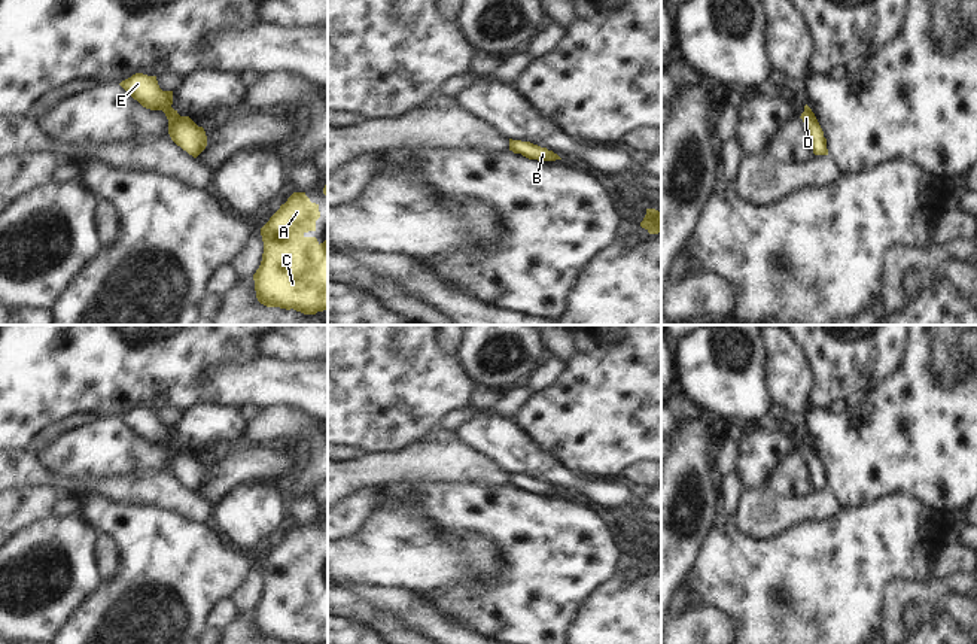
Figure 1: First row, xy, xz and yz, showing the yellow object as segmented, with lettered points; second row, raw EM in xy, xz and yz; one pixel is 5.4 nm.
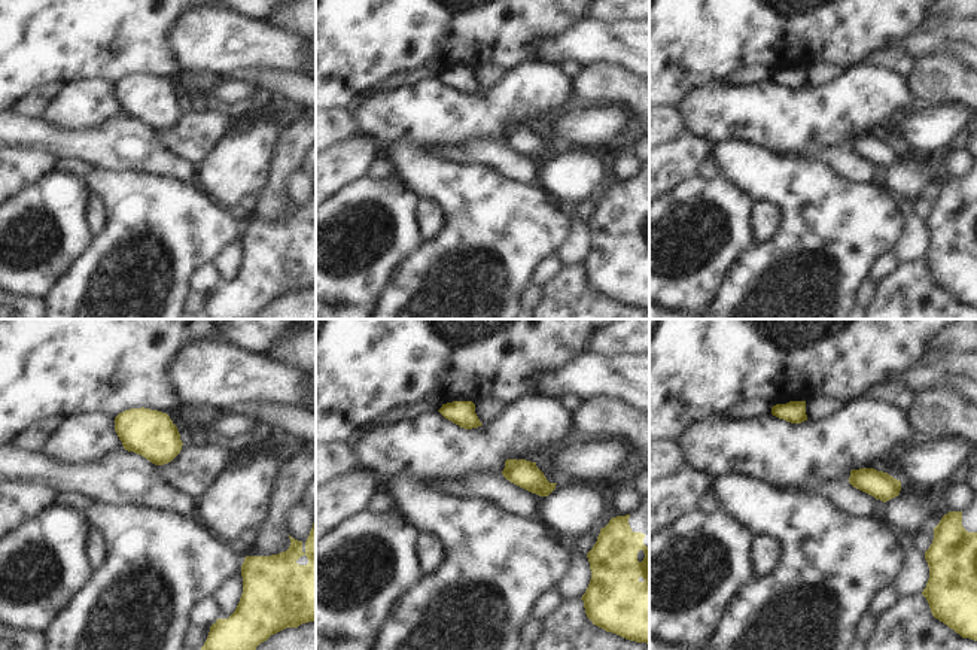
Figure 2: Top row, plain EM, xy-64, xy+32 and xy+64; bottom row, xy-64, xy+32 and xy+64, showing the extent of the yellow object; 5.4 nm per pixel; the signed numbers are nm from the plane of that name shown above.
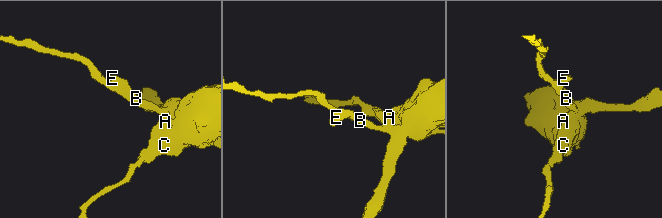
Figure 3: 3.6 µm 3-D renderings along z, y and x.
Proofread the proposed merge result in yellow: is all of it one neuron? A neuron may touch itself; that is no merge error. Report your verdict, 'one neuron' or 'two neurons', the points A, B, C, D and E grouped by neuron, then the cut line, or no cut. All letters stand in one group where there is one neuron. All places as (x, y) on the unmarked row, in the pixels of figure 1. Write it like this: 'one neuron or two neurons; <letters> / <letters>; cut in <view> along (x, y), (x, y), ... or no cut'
one neuron; A B C D E; no cut

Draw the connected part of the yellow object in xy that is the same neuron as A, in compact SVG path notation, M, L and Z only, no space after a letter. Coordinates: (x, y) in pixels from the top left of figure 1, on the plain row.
M293 526L261 562L262 595L253 608L256 632L286 644L328 643L328 569L323 577L305 571L316 565L319 538Z

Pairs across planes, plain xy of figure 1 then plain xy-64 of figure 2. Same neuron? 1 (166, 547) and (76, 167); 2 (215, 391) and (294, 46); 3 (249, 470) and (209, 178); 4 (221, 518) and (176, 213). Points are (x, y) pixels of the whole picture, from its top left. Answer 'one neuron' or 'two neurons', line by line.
1: two neurons
2: one neuron
3: two neurons
4: two neurons

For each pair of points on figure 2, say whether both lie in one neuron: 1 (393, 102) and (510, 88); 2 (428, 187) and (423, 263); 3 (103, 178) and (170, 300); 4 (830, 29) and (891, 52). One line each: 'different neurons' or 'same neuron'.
1: same neuron
2: same neuron
3: same neuron
4: different neurons

